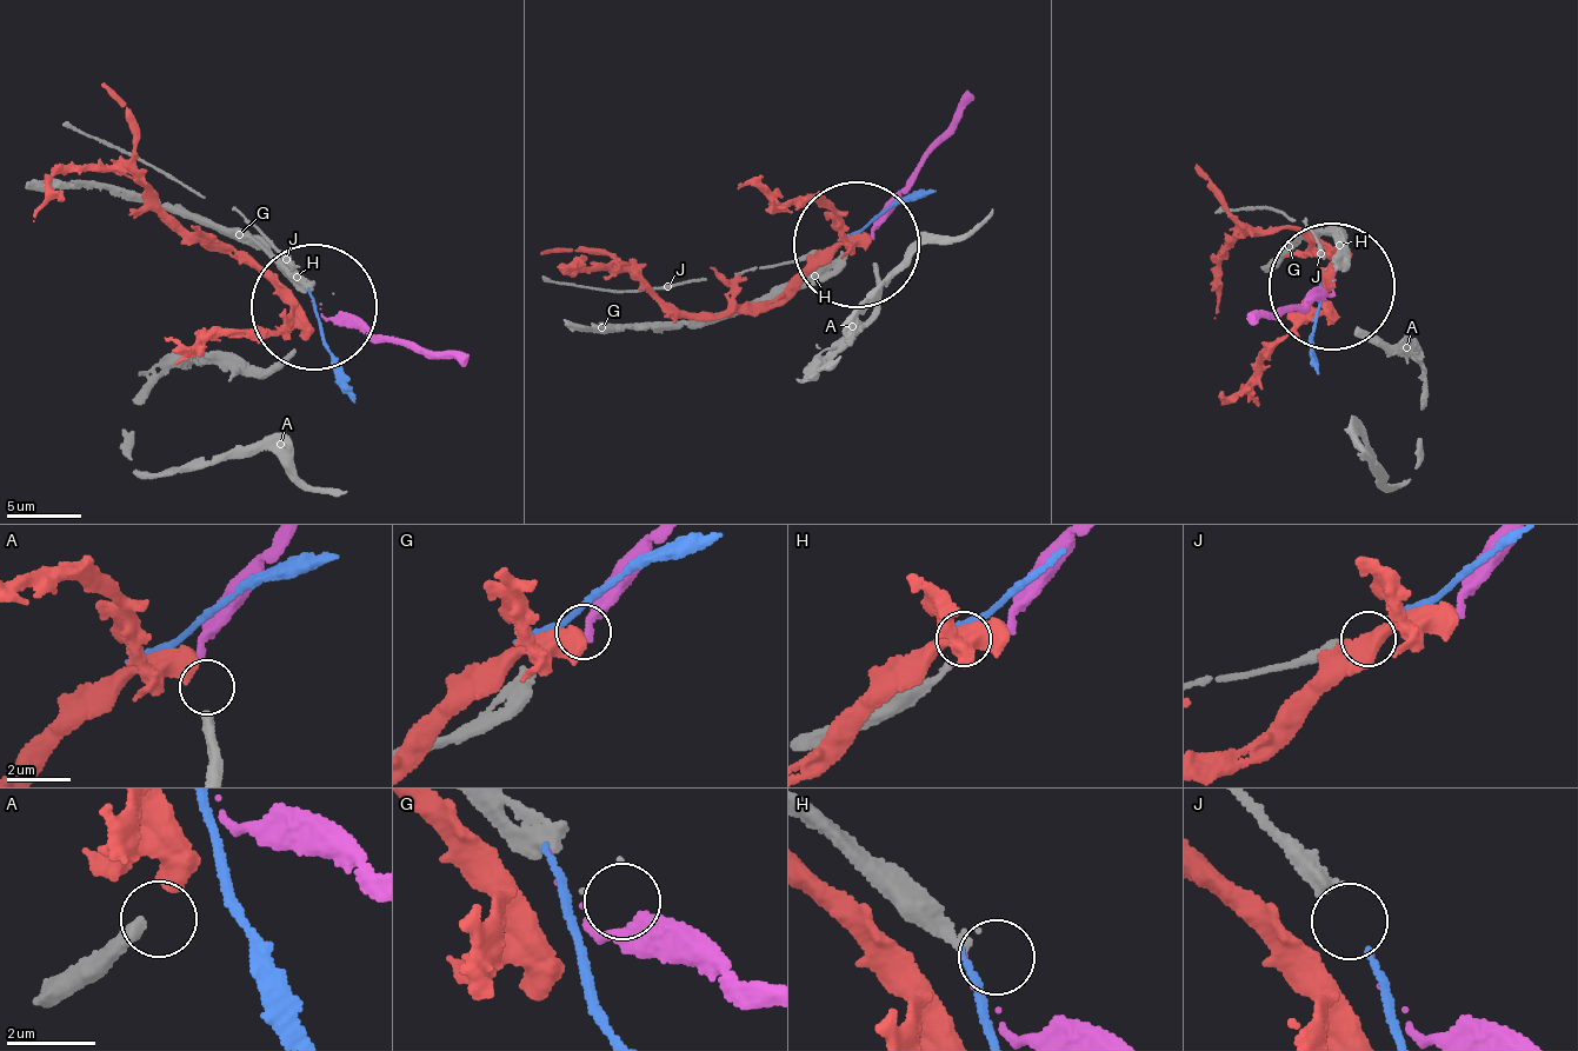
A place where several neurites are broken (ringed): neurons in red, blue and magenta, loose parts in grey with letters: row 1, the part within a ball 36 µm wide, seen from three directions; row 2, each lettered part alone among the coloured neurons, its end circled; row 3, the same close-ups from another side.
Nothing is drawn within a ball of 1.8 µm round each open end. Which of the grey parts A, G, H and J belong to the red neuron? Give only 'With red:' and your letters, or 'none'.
With red: A

